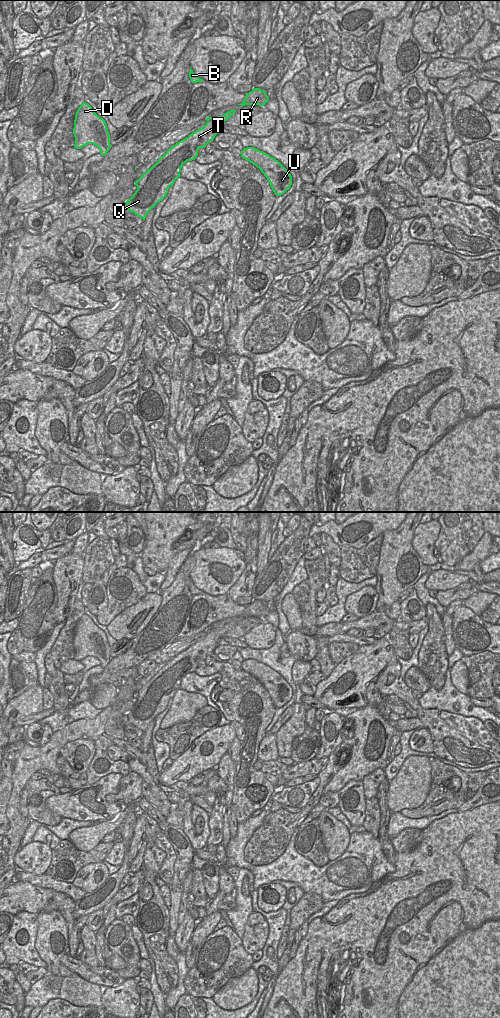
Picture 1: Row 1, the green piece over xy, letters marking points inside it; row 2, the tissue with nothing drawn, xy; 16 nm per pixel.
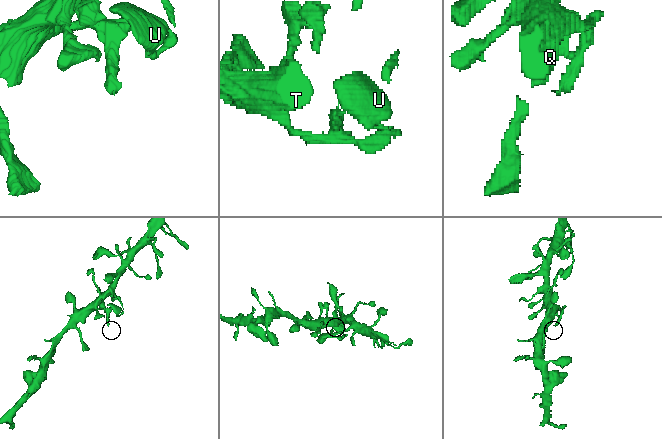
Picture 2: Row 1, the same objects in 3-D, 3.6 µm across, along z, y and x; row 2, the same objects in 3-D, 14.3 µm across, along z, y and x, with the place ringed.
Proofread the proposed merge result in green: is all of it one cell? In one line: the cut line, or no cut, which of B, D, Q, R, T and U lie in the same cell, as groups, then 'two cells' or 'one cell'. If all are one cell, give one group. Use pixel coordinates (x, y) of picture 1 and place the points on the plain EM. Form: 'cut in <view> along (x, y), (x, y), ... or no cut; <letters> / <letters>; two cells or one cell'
cut in xy along (187, 665), (178, 673); B D Q R T / U; two cells

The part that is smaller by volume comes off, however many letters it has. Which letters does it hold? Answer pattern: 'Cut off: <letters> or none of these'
Cut off: U

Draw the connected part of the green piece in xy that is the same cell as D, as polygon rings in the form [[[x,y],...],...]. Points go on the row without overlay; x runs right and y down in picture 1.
[[[86,614],[81,616],[75,626],[73,646],[76,661],[93,656],[100,661],[100,666],[105,668],[111,660],[110,646],[105,632]]]

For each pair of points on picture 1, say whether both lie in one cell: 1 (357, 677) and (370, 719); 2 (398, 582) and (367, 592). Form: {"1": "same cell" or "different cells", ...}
{"1": "different cells", "2": "different cells"}

